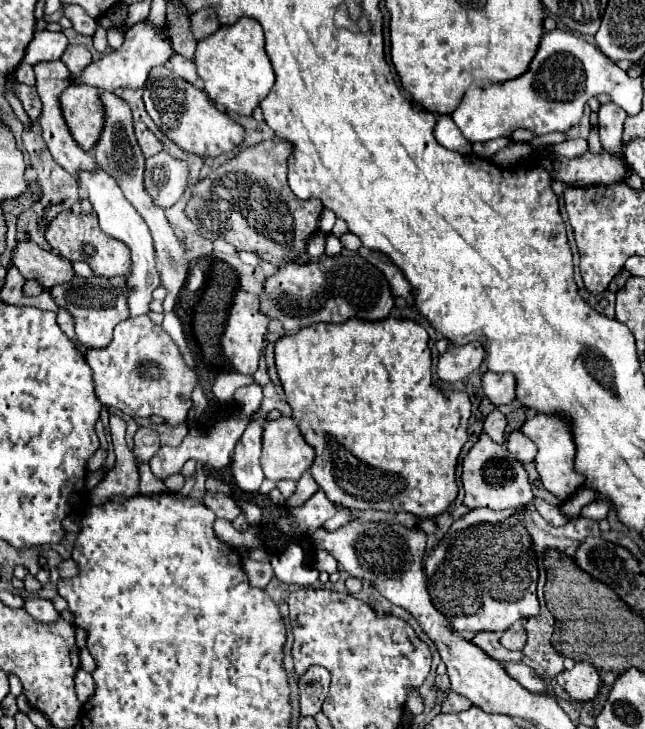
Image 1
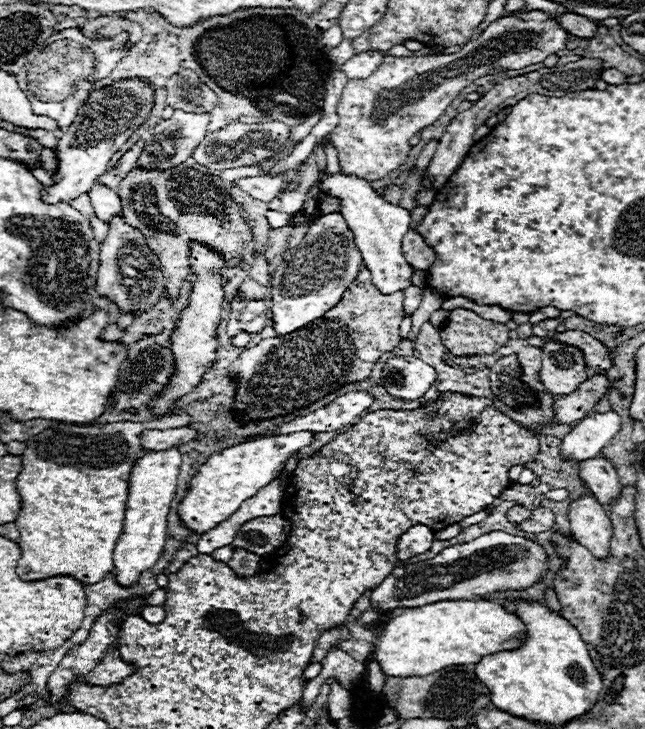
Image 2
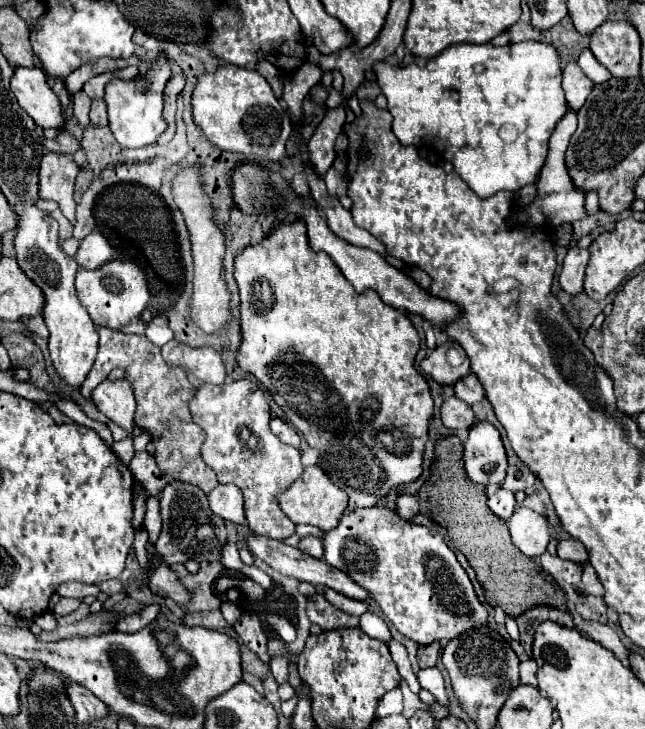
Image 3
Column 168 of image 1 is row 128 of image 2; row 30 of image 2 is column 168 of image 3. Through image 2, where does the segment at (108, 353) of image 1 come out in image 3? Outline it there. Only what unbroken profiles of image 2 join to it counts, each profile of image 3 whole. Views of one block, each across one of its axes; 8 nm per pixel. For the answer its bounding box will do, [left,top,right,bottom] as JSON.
[156,480,226,564]

